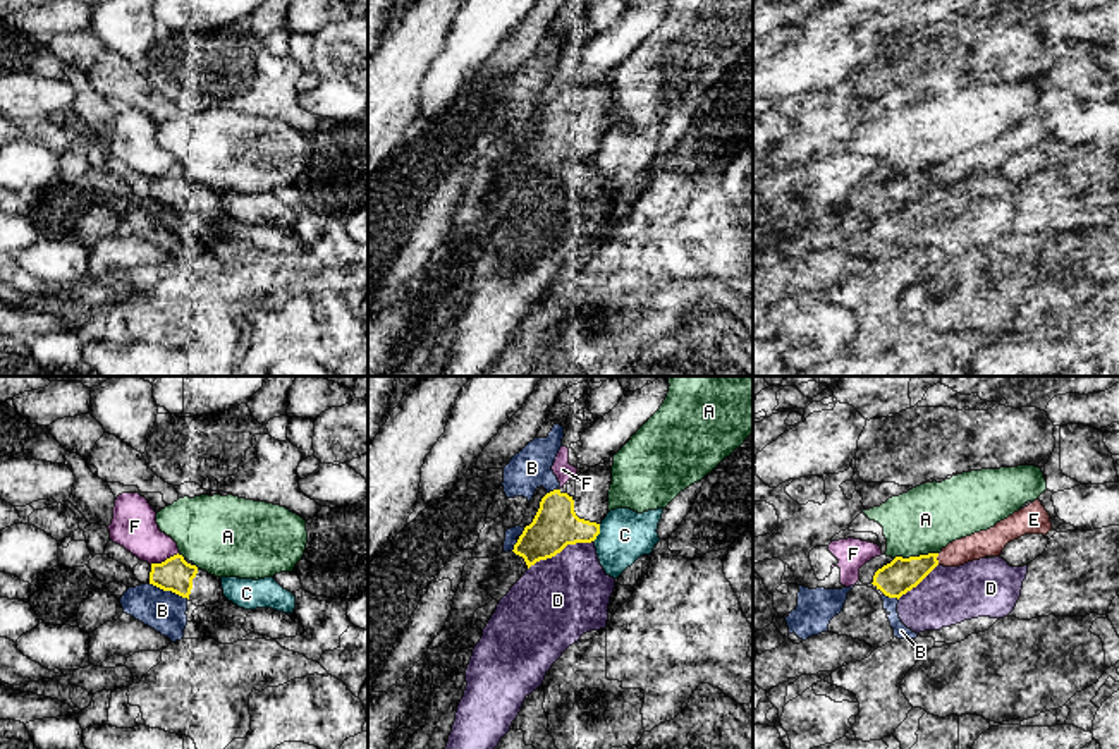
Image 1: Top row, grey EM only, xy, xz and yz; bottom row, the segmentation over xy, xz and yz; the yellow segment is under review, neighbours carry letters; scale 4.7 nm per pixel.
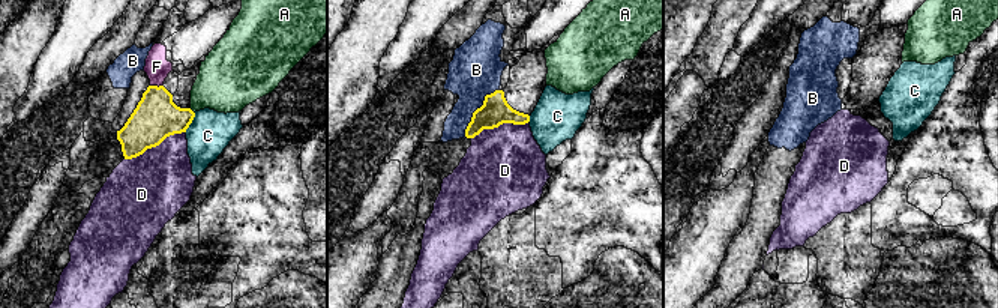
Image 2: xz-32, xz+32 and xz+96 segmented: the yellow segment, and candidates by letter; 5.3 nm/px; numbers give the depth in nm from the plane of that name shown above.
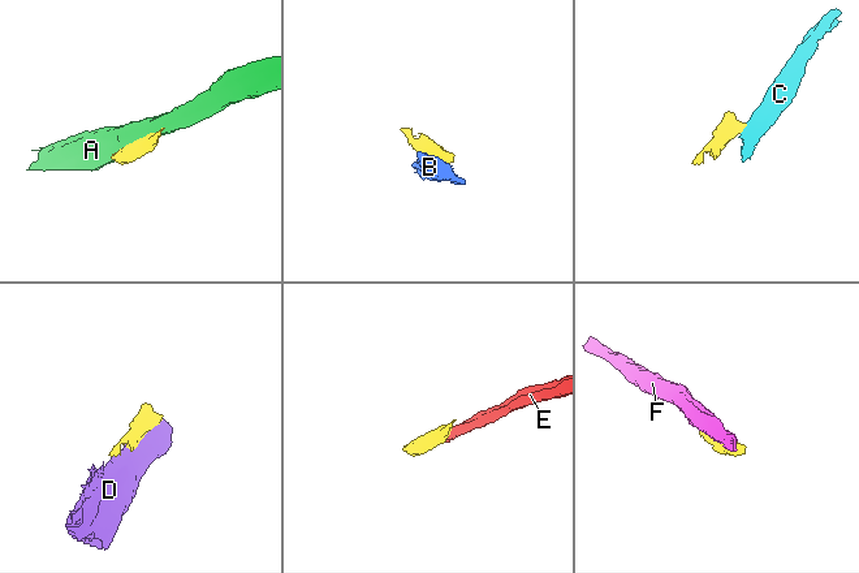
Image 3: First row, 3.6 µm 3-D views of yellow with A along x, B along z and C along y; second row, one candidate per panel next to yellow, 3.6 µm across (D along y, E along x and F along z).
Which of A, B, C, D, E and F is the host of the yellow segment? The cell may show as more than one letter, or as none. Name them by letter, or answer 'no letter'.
no letter

